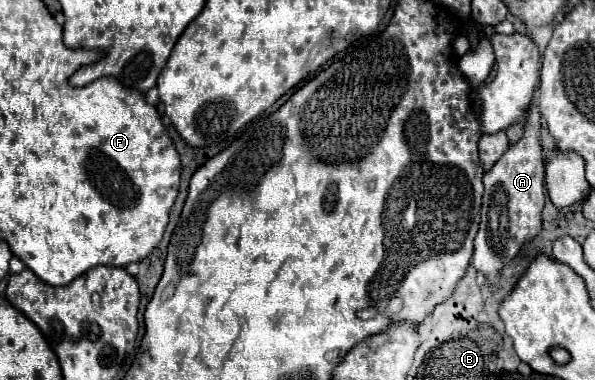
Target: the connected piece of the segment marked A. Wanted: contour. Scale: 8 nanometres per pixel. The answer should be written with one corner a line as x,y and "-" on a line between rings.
536,104
528,106
524,116
524,134
522,138
512,144
500,160
484,174
484,194
482,194
482,210
480,210
480,230
474,240
474,268
482,272
492,284
498,280
498,274
504,264
508,264
520,250
520,246
534,238
542,228
542,208
544,208
544,158
542,158
542,146
540,146
540,112

